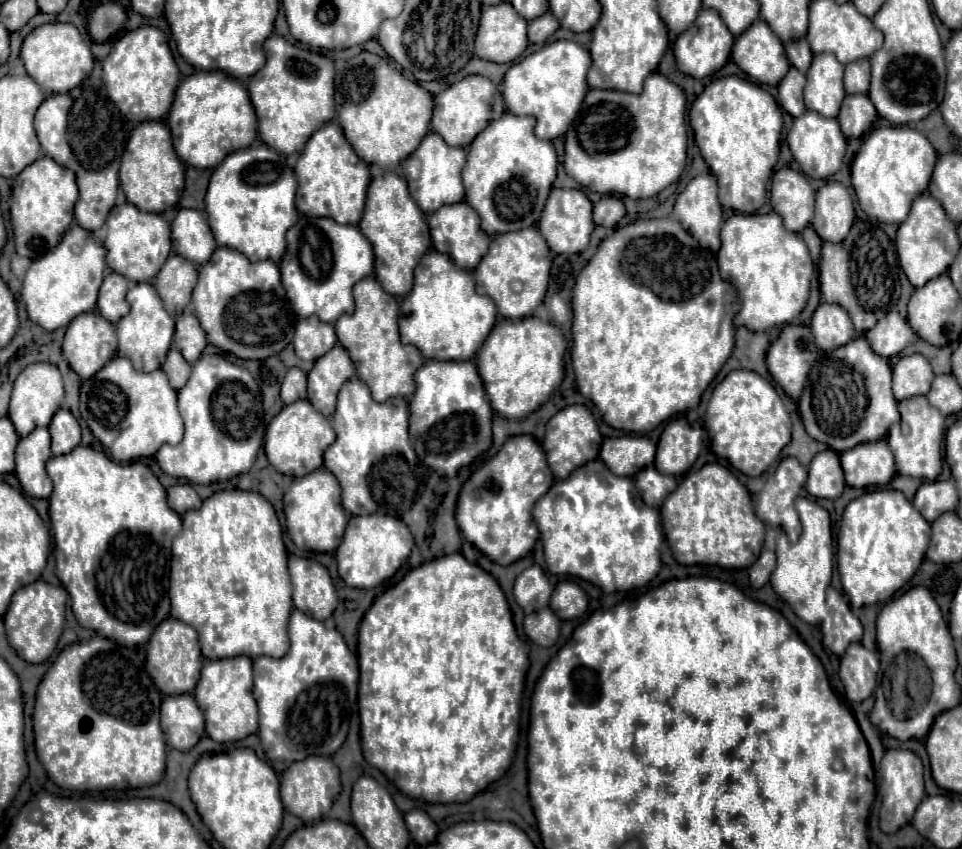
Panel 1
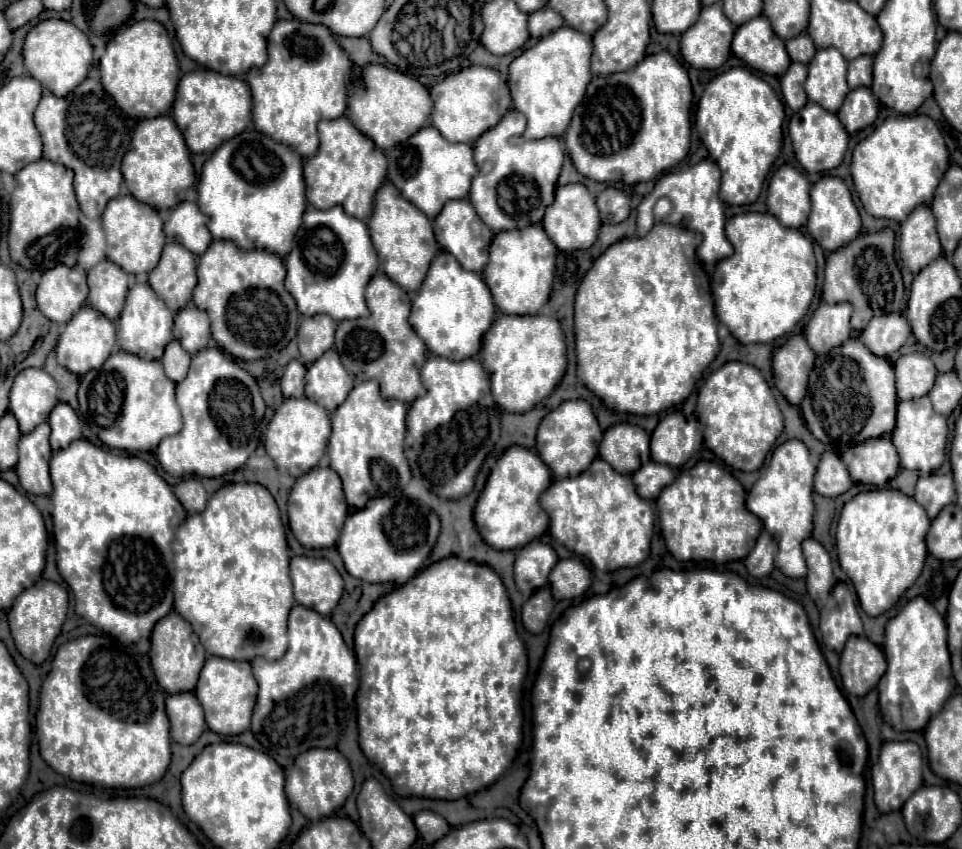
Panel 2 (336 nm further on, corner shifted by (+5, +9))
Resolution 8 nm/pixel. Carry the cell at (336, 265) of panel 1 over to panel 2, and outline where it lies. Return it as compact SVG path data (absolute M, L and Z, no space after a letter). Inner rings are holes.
M341 206L329 210L307 210L303 226L295 234L293 250L285 256L285 288L295 296L297 308L303 316L327 314L337 322L365 318L369 316L365 288L377 272L377 266L379 260L363 220L345 214Z

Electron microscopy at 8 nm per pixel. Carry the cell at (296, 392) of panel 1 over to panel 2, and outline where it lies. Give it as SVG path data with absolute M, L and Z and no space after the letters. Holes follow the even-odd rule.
M291 360L281 378L281 390L285 398L303 398L305 386L305 366L297 360Z

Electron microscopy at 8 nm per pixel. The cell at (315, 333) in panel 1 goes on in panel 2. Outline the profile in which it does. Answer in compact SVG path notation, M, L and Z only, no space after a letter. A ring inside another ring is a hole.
M323 314L301 320L297 338L299 338L299 352L303 362L311 364L319 356L323 356L323 352L333 348L335 328L337 328L337 322Z

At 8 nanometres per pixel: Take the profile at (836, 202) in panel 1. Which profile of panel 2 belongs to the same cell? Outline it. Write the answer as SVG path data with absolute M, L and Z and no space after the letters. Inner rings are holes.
M823 176L819 182L815 182L811 188L811 202L813 202L813 208L809 214L807 232L823 250L835 252L835 248L841 248L843 244L849 244L851 240L855 240L855 236L859 236L861 216L859 216L857 206L853 204L847 184L841 178Z

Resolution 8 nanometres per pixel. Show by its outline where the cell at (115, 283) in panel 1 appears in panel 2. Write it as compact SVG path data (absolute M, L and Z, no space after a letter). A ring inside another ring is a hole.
M103 260L87 272L89 306L99 308L109 320L117 320L129 290L129 274L115 262Z

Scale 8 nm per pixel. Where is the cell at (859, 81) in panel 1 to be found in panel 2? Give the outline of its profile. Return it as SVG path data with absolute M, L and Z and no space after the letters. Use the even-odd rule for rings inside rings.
M859 56L849 62L847 72L847 84L849 88L861 88L871 86L873 82L873 58L871 56Z

